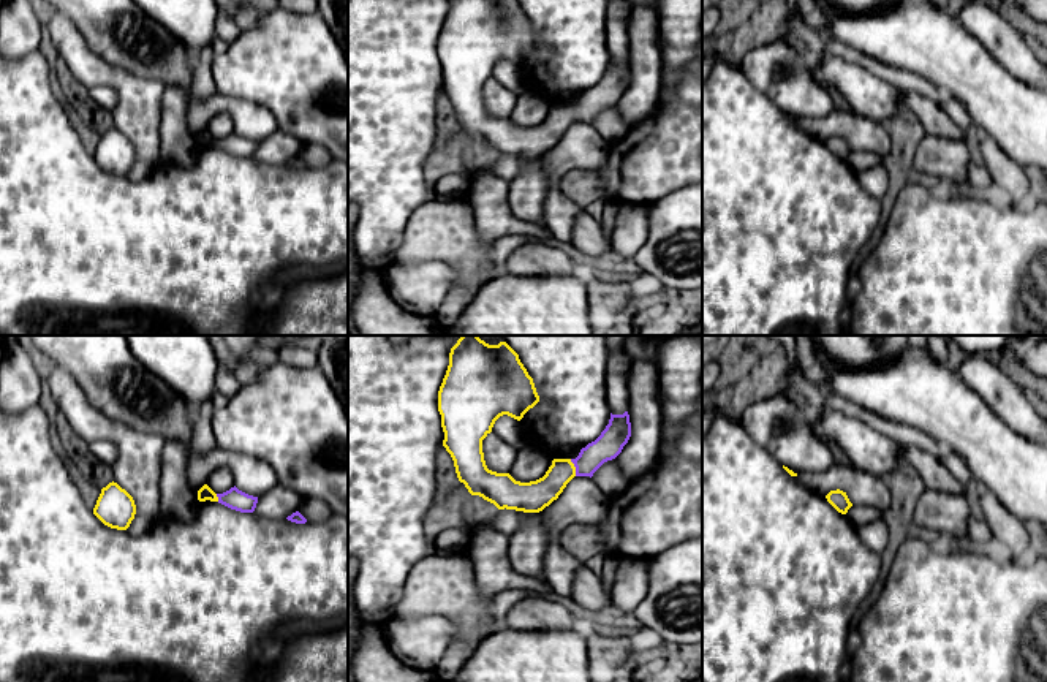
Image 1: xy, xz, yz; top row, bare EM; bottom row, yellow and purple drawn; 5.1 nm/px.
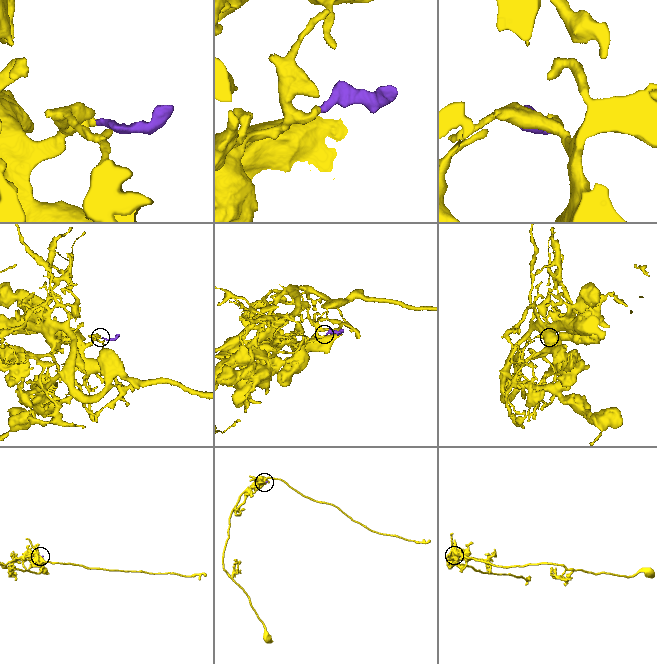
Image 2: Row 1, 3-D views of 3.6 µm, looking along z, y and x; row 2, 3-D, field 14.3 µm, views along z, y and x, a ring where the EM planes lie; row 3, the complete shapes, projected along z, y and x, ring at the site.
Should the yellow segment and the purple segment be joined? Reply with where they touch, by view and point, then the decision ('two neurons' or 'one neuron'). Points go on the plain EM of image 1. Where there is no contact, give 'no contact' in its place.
xz (574, 113) | one neuron

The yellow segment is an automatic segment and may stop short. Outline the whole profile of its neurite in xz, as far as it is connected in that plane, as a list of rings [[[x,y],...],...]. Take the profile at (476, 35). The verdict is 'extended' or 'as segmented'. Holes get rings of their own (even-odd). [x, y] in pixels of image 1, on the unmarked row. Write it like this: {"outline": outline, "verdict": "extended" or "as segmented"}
{"outline": [[[449,0],[449,11],[438,36],[438,57],[444,78],[443,92],[451,100],[455,119],[471,141],[479,141],[498,155],[539,158],[563,138],[574,122],[593,122],[607,106],[615,104],[631,82],[629,60],[612,60],[601,81],[580,95],[576,104],[554,104],[546,120],[536,127],[520,128],[509,119],[487,114],[482,85],[492,78],[495,66],[508,60],[517,66],[539,47],[533,24],[519,0]]], "verdict": "extended"}

